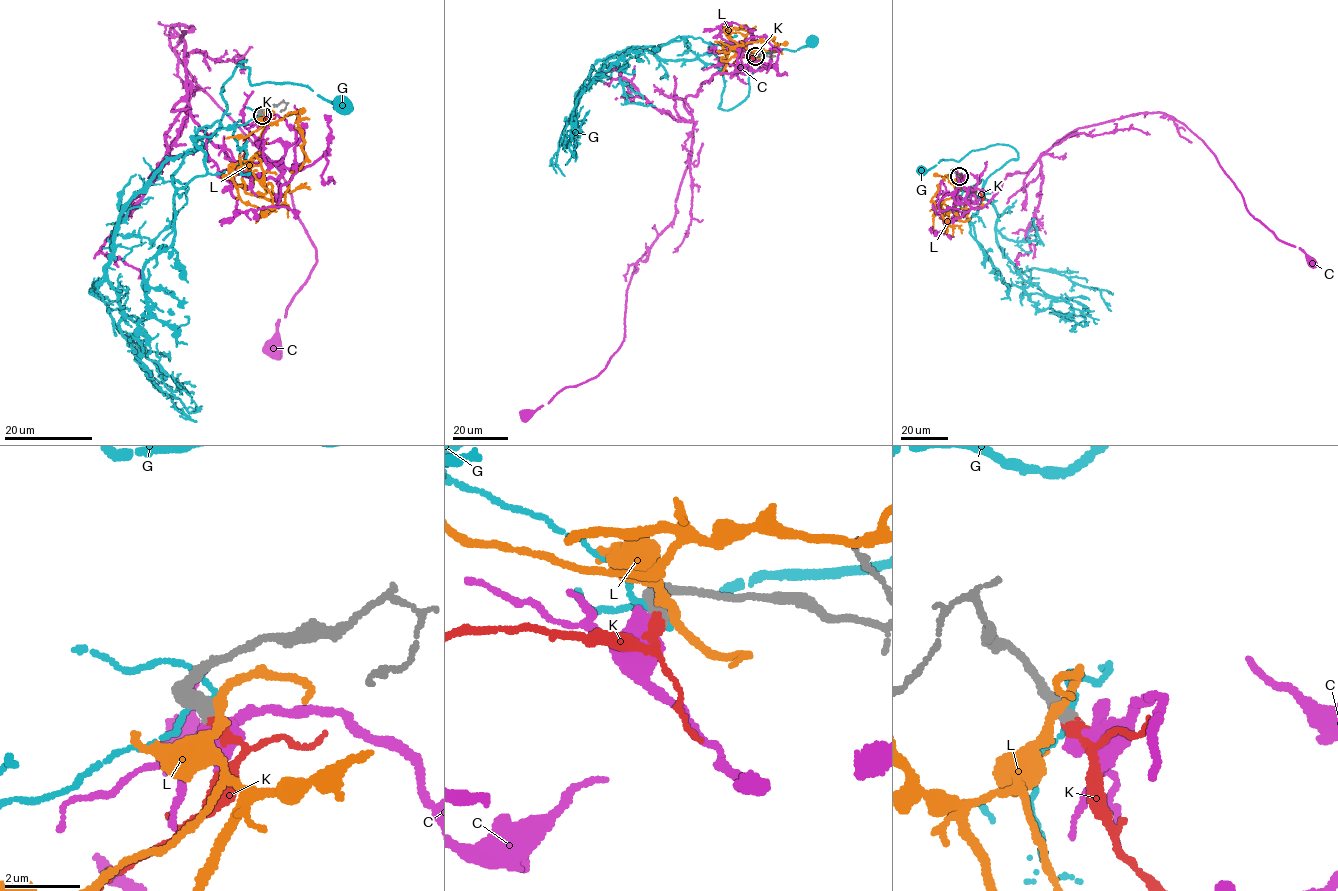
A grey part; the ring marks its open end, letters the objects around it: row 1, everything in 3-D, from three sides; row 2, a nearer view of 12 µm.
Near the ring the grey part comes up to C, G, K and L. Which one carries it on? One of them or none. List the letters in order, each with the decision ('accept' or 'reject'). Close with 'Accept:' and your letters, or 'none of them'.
C: reject
G: reject
K: accept
L: reject
Accept: K

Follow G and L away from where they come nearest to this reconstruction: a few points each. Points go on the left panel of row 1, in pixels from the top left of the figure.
G: (260, 113), (196, 138), (220, 126), (222, 85), (240, 61), (251, 85), (292, 82), (342, 103)
L: (262, 113), (261, 150), (243, 186), (264, 193), (270, 184), (271, 200), (252, 191), (249, 168)

